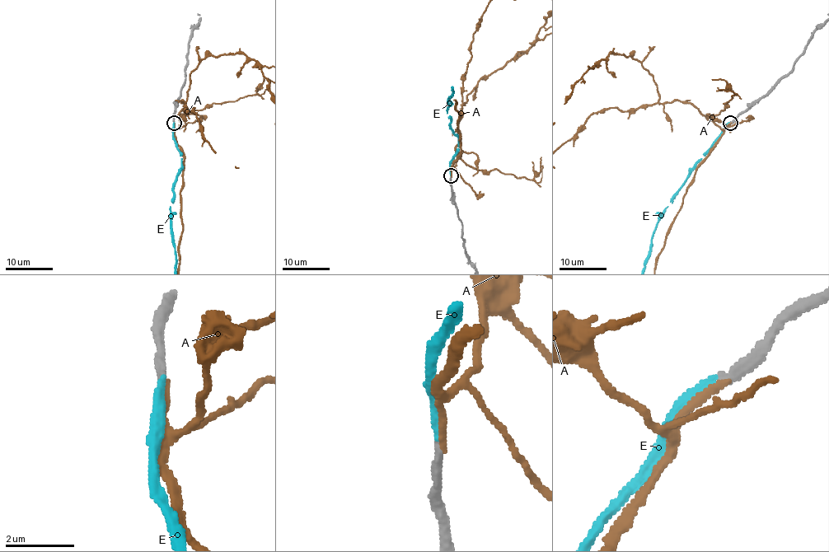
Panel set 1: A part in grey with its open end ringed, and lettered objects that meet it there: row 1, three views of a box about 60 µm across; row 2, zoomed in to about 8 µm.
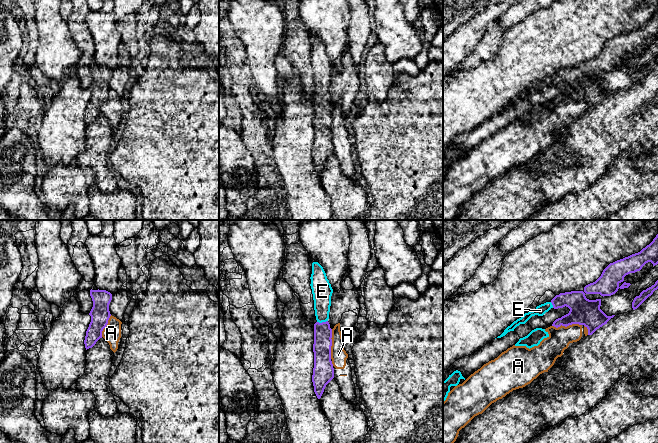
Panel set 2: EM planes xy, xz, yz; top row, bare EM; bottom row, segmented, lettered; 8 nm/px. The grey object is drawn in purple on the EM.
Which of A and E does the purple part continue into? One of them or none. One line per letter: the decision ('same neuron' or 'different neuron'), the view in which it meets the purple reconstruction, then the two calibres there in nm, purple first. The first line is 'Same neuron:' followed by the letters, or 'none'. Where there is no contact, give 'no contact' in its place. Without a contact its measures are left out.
Same neuron: E
A: different neuron; contact in xz; calibres 180 and 130 nm
E: same neuron; contact in xz; calibres 140 and 160 nm

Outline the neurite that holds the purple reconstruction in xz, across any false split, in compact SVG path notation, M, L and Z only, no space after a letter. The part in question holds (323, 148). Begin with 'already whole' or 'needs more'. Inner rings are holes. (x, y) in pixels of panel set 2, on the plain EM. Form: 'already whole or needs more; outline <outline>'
needs more; outline M312 39L311 65L317 98L314 100L314 144L312 158L314 168L321 174L326 161L334 154L331 137L332 105L328 98L333 65L323 43Z

